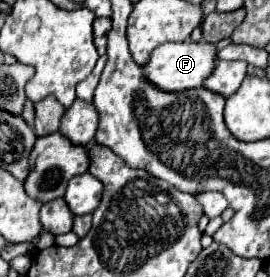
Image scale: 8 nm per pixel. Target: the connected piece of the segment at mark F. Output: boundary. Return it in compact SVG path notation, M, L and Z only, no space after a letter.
M171 42L157 46L147 64L143 66L143 78L157 86L163 92L181 92L189 88L203 86L203 80L213 72L215 68L215 46L207 42Z

